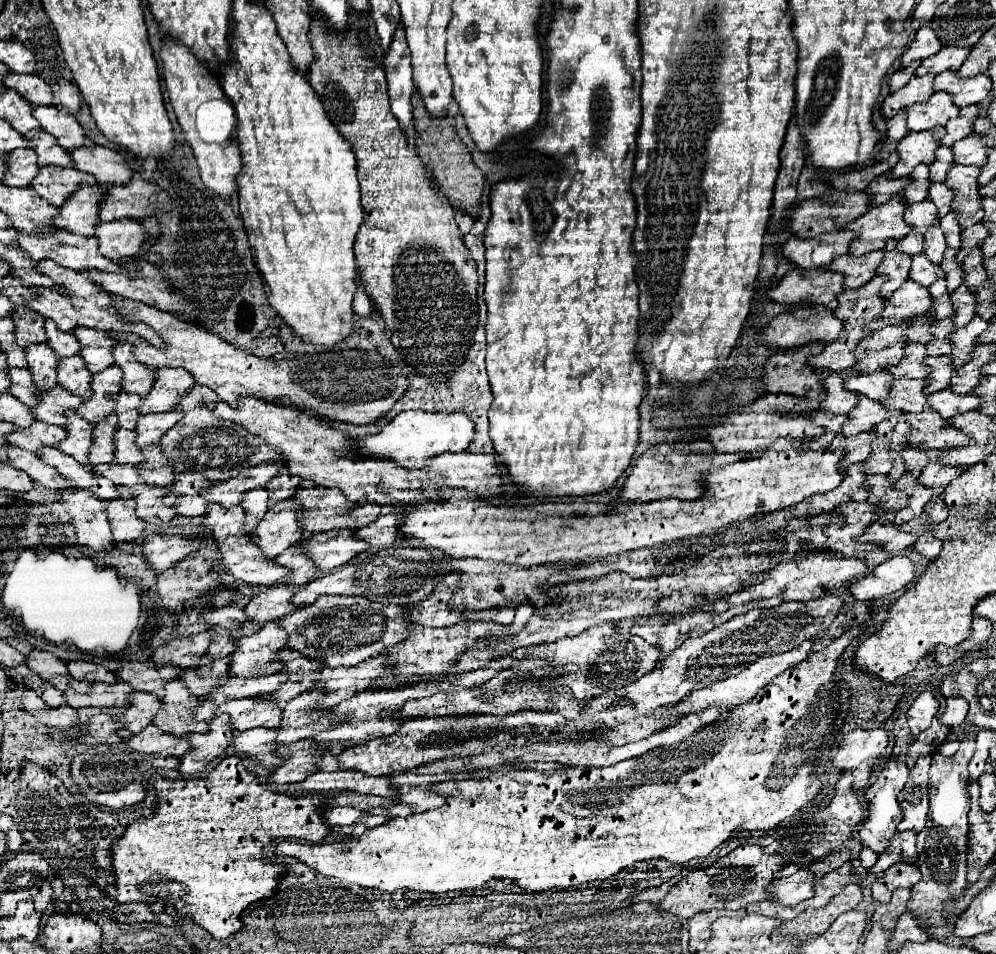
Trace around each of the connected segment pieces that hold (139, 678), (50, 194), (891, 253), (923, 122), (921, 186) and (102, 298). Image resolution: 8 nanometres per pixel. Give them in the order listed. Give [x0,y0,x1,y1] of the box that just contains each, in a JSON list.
[[116,661,182,699],[32,167,96,207],[876,241,910,297],[906,93,960,131],[902,165,930,205],[30,263,166,347]]

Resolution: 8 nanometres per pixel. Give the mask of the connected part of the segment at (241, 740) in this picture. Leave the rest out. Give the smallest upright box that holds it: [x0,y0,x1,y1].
[233,727,283,767]

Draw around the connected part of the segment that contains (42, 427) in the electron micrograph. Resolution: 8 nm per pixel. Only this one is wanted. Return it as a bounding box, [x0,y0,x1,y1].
[8,421,68,455]

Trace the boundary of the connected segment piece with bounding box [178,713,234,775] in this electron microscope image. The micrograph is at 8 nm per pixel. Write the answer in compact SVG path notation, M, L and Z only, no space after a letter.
M222 713L210 721L208 733L186 735L184 739L190 739L194 751L190 751L186 757L180 757L178 771L186 775L198 775L206 771L206 767L232 745L232 731L234 727L230 725L228 713Z

